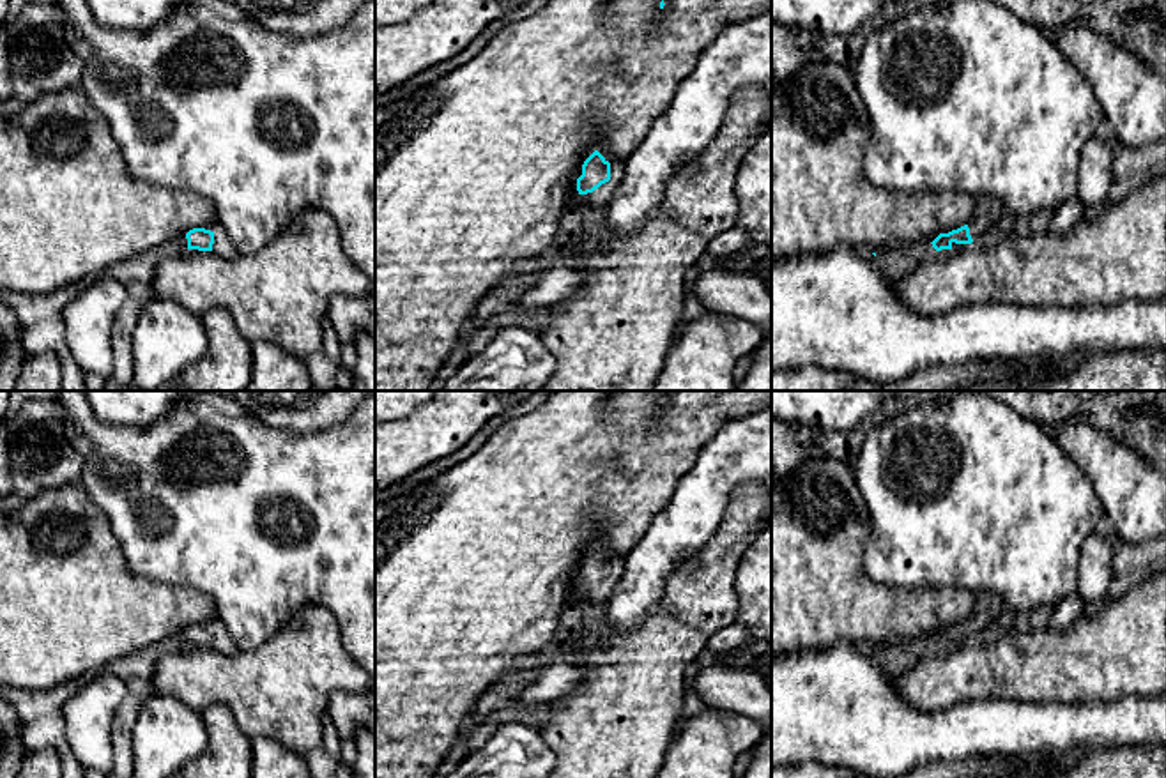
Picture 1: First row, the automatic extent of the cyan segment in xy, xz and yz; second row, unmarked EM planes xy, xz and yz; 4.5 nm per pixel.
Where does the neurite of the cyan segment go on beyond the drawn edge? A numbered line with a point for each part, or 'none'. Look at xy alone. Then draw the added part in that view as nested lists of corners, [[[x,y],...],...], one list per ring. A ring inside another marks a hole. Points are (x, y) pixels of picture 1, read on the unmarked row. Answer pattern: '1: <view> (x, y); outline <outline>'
1: xy (222, 642); outline [[[223,626],[214,628],[212,649],[225,654],[232,654],[237,651],[234,640],[230,638],[230,633]]]

